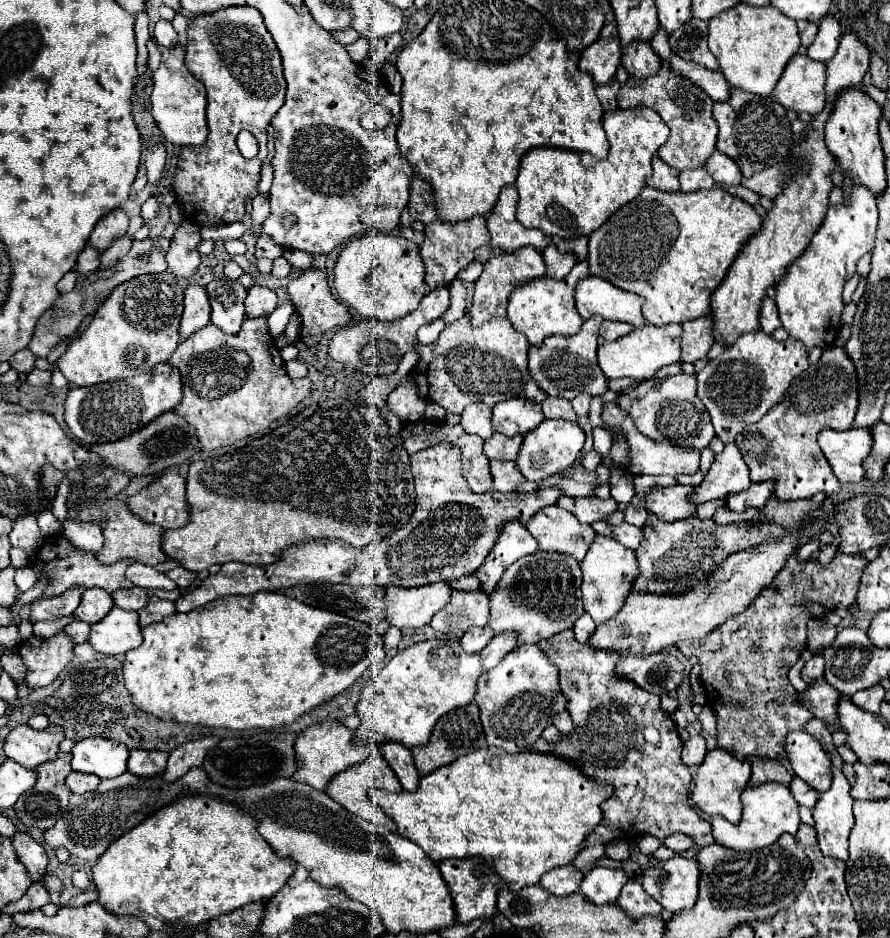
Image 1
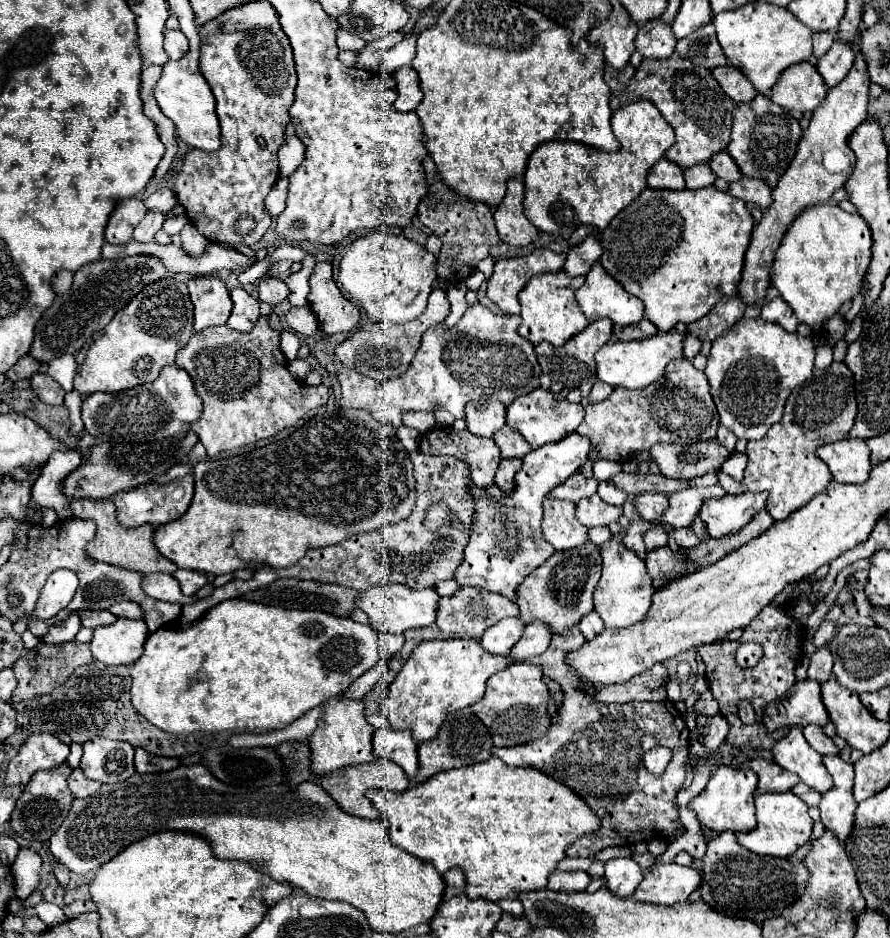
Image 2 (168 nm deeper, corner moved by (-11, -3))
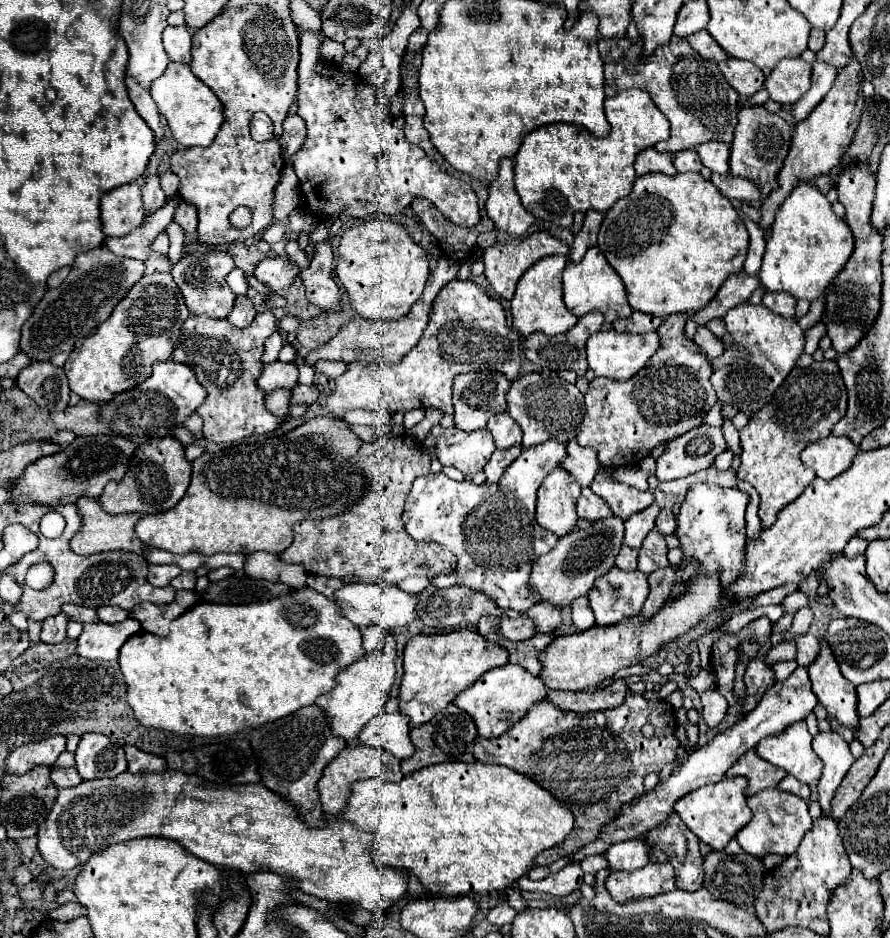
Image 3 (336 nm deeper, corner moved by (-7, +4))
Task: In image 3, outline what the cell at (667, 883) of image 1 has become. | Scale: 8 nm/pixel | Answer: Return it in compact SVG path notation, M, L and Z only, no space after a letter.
M648 862L636 872L610 872L606 888L616 902L628 902L674 890L676 874L670 862Z

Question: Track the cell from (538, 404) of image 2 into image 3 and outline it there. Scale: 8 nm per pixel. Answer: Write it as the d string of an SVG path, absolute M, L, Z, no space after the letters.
M526 374L512 382L508 390L508 414L520 424L524 432L522 446L534 446L542 444L546 440L558 440L558 442L570 442L584 416L584 396L582 392L562 380L562 378L544 378L542 374Z

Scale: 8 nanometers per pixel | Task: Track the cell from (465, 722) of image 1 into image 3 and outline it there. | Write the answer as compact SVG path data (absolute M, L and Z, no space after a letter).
M448 704L430 722L414 728L410 732L410 738L412 738L416 752L412 754L412 758L402 760L404 774L410 774L426 766L440 764L440 762L474 762L474 740L478 738L478 730L476 730L474 720L466 712L462 712L454 704Z

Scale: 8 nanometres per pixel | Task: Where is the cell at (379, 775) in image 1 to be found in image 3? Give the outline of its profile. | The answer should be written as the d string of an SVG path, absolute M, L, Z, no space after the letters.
M364 744L358 746L346 746L326 768L322 778L318 780L318 792L320 792L320 802L324 808L324 814L328 816L338 816L346 810L348 800L352 796L350 784L356 780L364 780L370 776L382 776L384 780L390 782L400 782L404 778L402 770L400 770L400 760L392 754L388 754L386 750L378 750L378 748L370 748Z

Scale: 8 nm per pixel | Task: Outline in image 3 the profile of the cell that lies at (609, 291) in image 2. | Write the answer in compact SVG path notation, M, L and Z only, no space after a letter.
M596 246L584 254L582 262L572 264L569 261L562 278L564 304L572 314L584 316L592 310L600 310L606 322L614 322L618 318L626 318L632 314L630 304L626 304L626 290L622 288L622 280L618 280L618 274L610 268L610 264L606 264L606 258Z

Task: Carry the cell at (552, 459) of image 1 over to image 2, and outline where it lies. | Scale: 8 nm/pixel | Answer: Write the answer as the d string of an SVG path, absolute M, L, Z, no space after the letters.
M572 433L568 435L568 439L562 439L558 443L548 443L540 449L530 451L522 457L524 463L514 477L516 483L510 495L492 499L474 497L474 517L470 527L462 525L456 517L450 517L450 507L444 501L436 501L428 507L424 517L424 527L428 531L438 531L438 527L456 527L460 531L470 531L470 541L464 547L464 561L460 563L458 573L454 573L454 581L460 587L474 585L516 601L518 585L556 551L540 531L542 501L556 485L560 485L584 465L588 451L590 441L578 433Z

